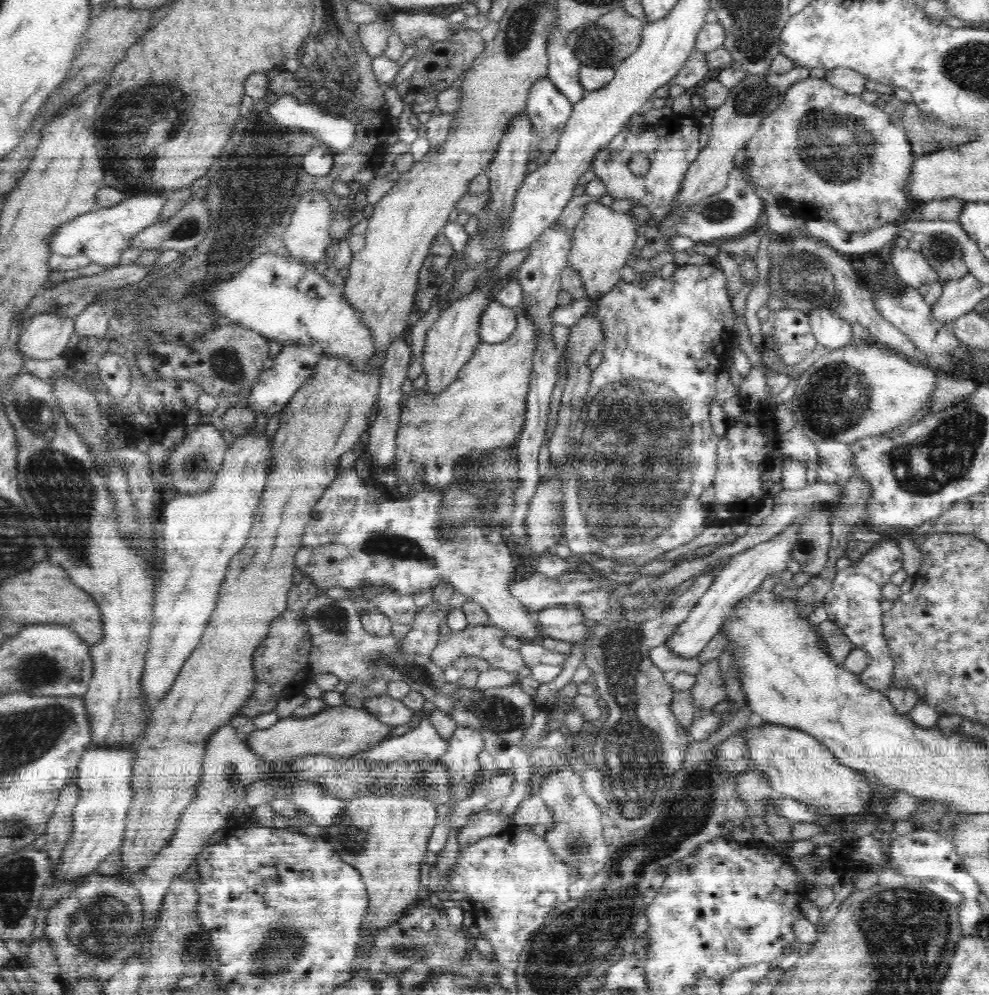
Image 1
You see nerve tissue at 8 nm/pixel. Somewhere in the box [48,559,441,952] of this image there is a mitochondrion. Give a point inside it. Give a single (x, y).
(330, 617)

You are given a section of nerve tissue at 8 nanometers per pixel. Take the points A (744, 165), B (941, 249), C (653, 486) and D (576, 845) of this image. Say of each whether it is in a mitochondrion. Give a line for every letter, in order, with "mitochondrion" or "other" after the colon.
A: other
B: mitochondrion
C: mitochondrion
D: mitochondrion

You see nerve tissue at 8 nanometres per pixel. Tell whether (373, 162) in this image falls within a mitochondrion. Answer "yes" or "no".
no

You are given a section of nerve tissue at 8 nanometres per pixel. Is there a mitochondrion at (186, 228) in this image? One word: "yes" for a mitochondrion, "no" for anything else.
yes

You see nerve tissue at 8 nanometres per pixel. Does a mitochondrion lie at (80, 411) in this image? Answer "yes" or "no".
yes

